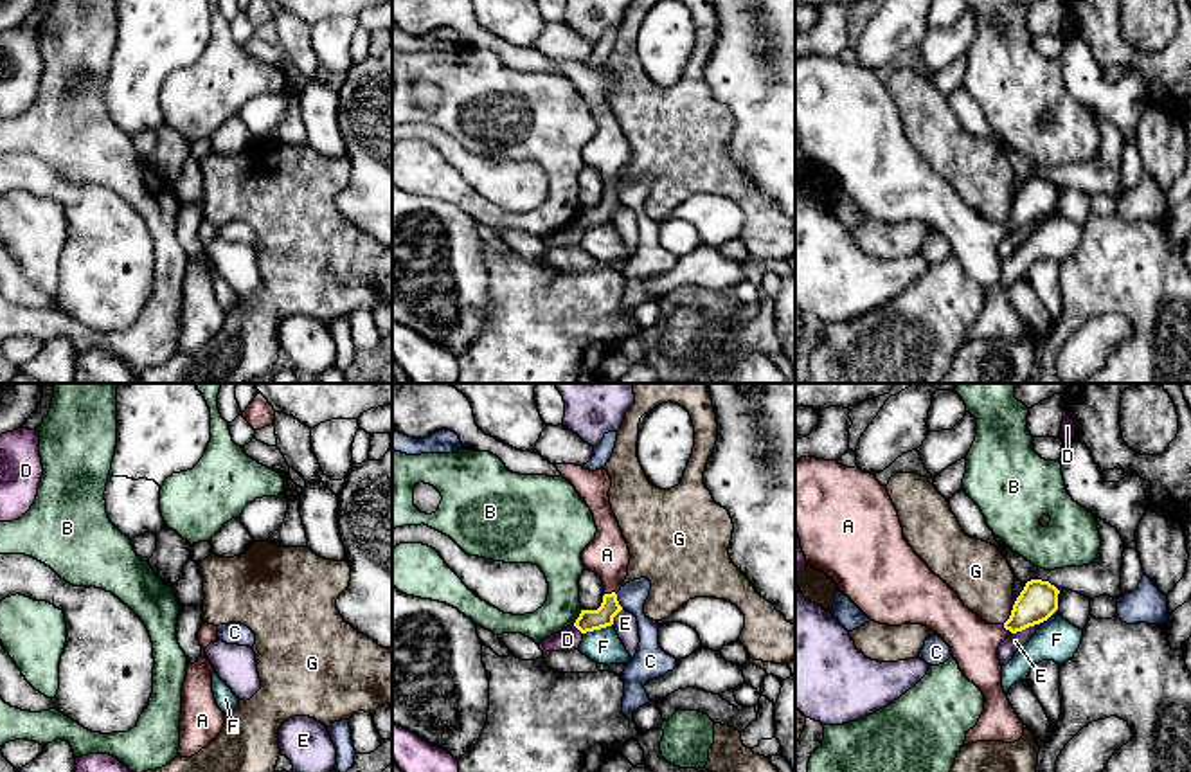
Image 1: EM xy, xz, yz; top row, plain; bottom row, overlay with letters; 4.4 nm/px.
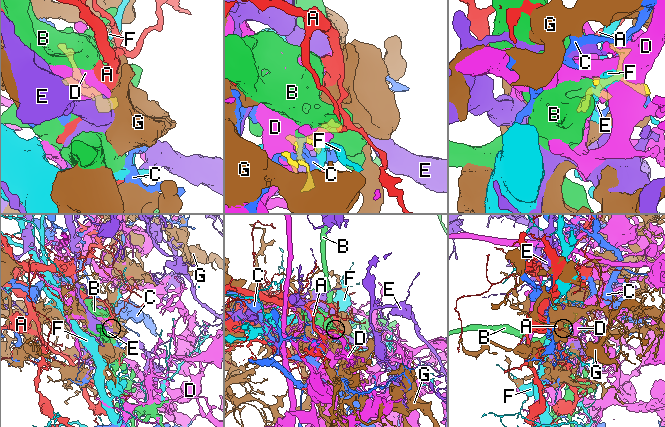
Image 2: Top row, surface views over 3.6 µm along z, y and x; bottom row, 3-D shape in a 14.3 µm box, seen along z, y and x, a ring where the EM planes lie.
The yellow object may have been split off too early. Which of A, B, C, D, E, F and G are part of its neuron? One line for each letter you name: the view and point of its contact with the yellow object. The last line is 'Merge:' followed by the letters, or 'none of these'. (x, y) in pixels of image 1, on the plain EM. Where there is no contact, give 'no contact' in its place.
A: meets yellow in xz at (612, 189)
Merge: A

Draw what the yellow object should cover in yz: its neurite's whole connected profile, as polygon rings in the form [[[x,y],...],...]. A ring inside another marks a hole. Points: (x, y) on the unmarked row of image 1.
[[[795,56],[795,130],[808,162],[831,175],[871,218],[887,223],[923,221],[950,243],[959,266],[984,292],[984,308],[964,342],[1015,340],[1024,333],[1024,320],[1002,284],[998,243],[1011,230],[1040,221],[1058,207],[1060,187],[1054,182],[1031,176],[1004,221],[982,218],[909,142],[887,85],[858,63],[846,65],[837,58]]]

